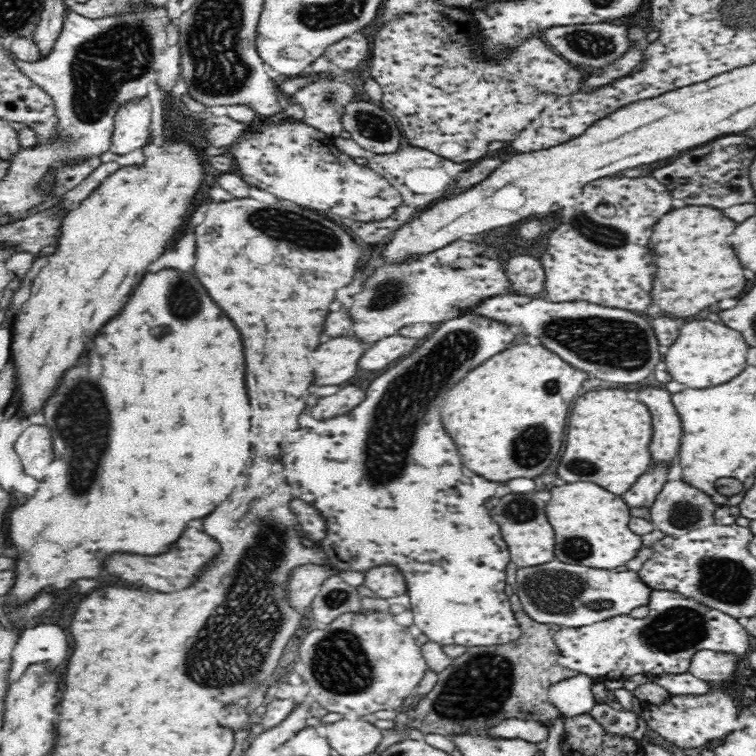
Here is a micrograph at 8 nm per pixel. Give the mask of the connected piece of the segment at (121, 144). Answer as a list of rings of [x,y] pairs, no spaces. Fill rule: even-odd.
[[[148,95],[124,101],[114,115],[110,152],[126,154],[146,146],[151,135],[152,111]]]

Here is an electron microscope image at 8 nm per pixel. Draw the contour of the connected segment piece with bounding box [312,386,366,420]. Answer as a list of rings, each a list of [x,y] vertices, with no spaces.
[[[346,386],[342,390],[338,390],[334,396],[322,398],[314,410],[312,416],[318,420],[328,420],[328,418],[336,418],[342,414],[348,414],[350,410],[354,410],[358,404],[362,404],[366,400],[366,392],[360,390],[358,386]]]

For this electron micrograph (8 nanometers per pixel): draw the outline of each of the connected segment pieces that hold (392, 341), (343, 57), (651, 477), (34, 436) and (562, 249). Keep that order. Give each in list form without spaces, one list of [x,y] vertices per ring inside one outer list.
[[[400,335],[388,336],[377,340],[366,350],[358,362],[359,368],[364,370],[384,370],[396,360],[402,360],[418,346],[418,340]]]
[[[354,32],[350,38],[342,38],[340,42],[332,44],[324,55],[331,58],[339,68],[352,69],[366,58],[371,44],[371,38],[364,32]]]
[[[656,464],[656,468],[650,468],[648,474],[638,478],[638,482],[630,490],[621,494],[623,501],[632,508],[648,510],[667,481],[669,470],[669,464]]]
[[[44,424],[30,426],[30,430],[26,430],[26,434],[18,438],[14,448],[24,472],[34,476],[36,480],[44,480],[44,476],[48,474],[48,466],[54,460],[48,428]]]
[[[622,174],[586,183],[560,209],[558,227],[550,232],[546,252],[539,258],[545,274],[543,290],[548,300],[586,301],[634,312],[648,312],[654,306],[652,288],[658,272],[648,240],[652,234],[652,226],[657,224],[660,216],[673,209],[673,200],[672,191],[653,176],[628,178]]]

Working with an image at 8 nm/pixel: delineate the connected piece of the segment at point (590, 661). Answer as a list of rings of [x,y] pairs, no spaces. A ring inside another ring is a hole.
[[[653,590],[650,594],[649,613],[646,617],[637,618],[632,613],[618,614],[604,622],[589,626],[564,627],[554,631],[553,637],[560,649],[559,664],[566,669],[586,673],[599,679],[621,679],[634,674],[684,674],[689,672],[693,657],[699,650],[714,652],[732,652],[743,656],[748,650],[750,639],[738,620],[718,610],[710,609],[692,598],[666,590]]]

